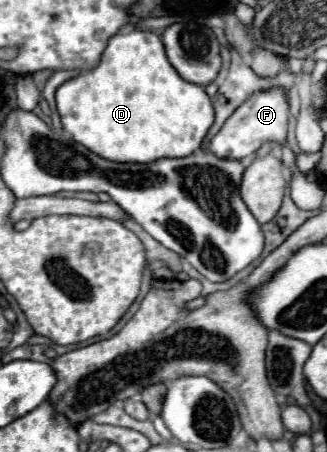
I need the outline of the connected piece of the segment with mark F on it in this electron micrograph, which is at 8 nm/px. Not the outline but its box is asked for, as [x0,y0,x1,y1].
[209,87,289,159]

